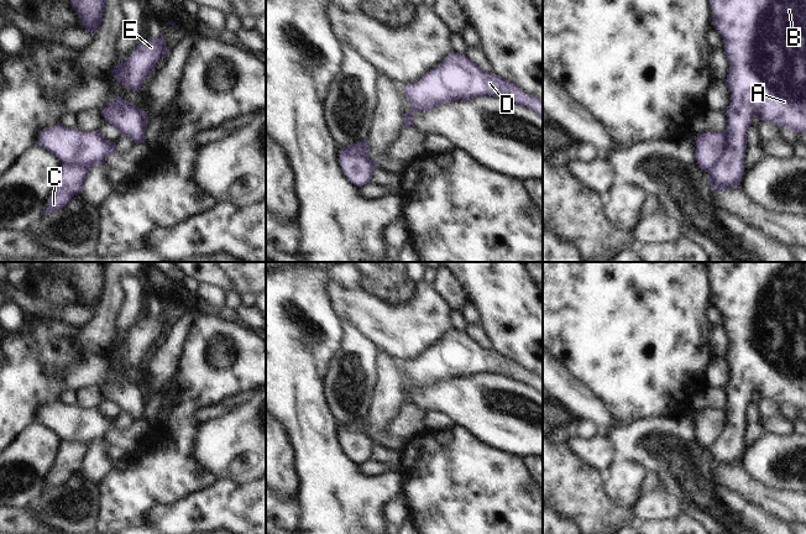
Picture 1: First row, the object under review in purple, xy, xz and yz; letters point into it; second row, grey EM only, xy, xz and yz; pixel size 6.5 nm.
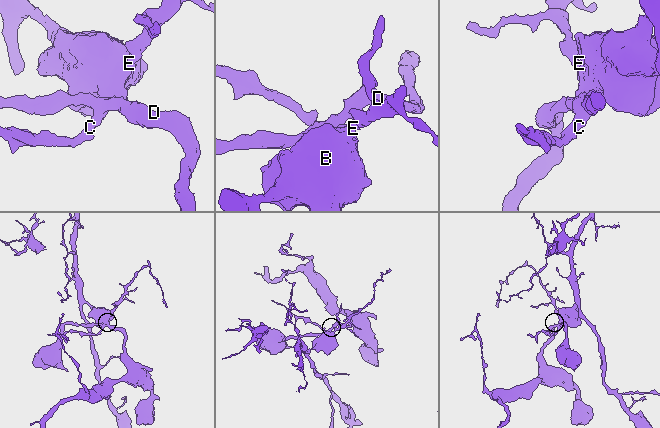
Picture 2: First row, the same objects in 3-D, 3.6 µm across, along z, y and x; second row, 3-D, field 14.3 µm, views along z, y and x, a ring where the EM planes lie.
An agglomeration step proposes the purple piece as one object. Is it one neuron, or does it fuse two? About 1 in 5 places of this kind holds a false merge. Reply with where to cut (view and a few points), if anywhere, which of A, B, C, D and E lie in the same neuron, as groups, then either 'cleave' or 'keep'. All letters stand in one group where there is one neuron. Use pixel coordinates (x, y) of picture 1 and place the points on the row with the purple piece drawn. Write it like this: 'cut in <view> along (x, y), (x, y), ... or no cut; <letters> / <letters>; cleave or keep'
cut in yz along (726, 132), (726, 150), (707, 172); A B C E / D; cleave

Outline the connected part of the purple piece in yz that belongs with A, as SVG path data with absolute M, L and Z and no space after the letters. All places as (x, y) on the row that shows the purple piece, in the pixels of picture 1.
M710 0L715 30L724 41L724 52L729 61L727 85L731 103L727 110L727 148L707 172L713 192L738 188L744 172L747 153L747 131L754 117L786 126L794 132L806 134L806 0Z

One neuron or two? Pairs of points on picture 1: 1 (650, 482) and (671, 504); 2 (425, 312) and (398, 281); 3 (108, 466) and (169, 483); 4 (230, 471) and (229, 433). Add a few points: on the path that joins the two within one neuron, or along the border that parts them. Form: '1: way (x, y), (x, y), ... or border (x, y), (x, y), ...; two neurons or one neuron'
1: border (661, 486), (642, 495); two neurons
2: border (418, 283), (412, 298), (385, 300); two neurons
3: border (115, 469), (100, 483); two neurons
4: way (230, 461), (229, 443); one neuron

